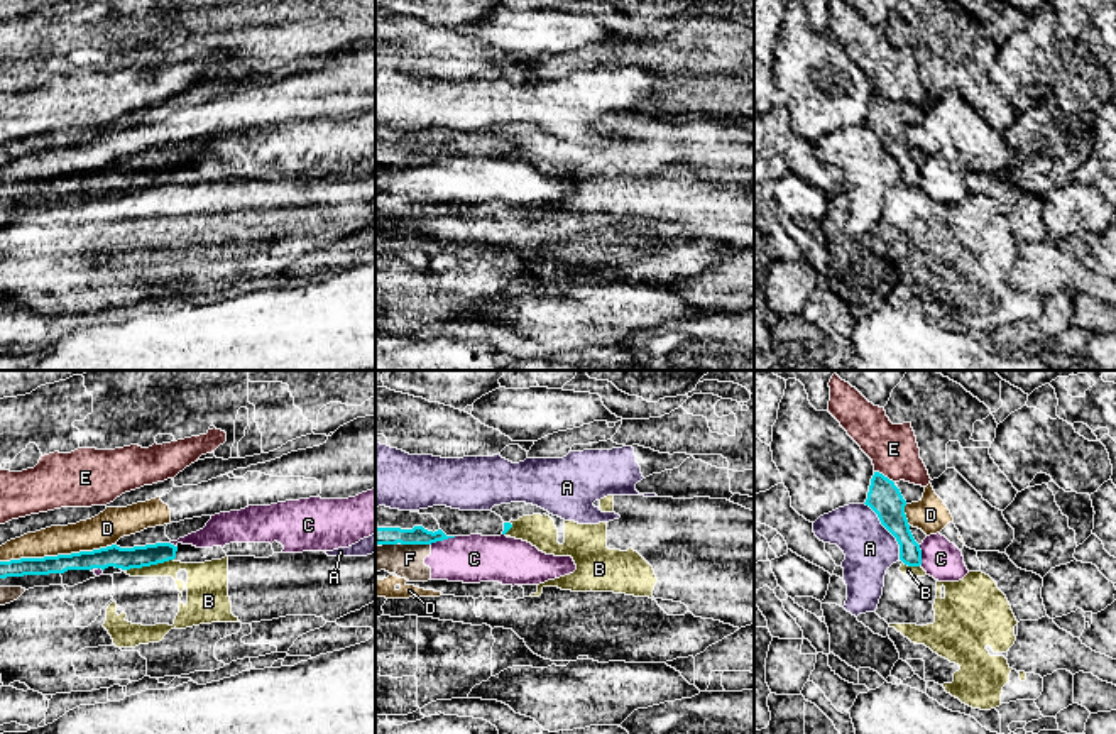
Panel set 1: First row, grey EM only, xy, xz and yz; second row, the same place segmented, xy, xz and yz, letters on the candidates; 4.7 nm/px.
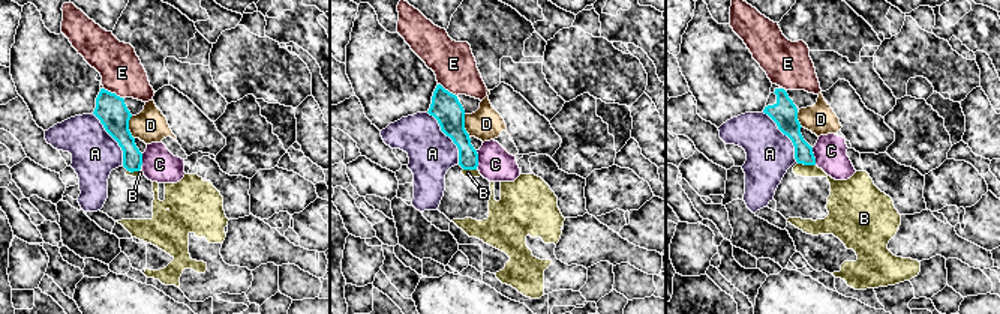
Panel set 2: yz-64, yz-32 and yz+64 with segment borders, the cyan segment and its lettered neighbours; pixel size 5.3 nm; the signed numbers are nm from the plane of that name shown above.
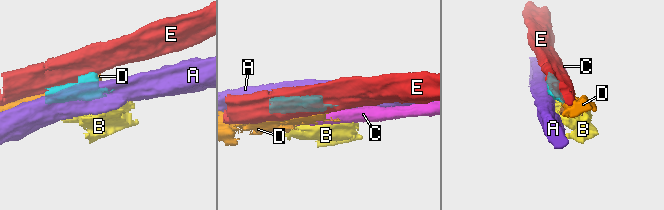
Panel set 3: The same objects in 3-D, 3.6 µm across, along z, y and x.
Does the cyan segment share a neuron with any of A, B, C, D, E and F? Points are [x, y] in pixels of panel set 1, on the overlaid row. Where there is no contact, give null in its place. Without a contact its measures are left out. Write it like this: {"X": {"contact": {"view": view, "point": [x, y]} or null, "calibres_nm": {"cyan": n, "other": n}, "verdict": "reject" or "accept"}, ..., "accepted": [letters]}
{"A": {"contact": {"view": "yz", "point": [888, 530]}, "calibres_nm": {"cyan": 160, "other": 240}, "verdict": "reject"}, "B": {"contact": {"view": "xy", "point": [149, 565]}, "calibres_nm": {"cyan": 110, "other": 130}, "verdict": "reject"}, "C": {"contact": {"view": "xz", "point": [442, 540]}, "calibres_nm": {"cyan": 90, "other": 220}, "verdict": "reject"}, "D": {"contact": {"view": "xy", "point": [58, 555]}, "calibres_nm": {"cyan": 100, "other": 160}, "verdict": "reject"}, "E": {"contact": {"view": "yz", "point": [883, 476]}, "calibres_nm": {"cyan": 160, "other": 240}, "verdict": "reject"}, "F": {"contact": {"view": "xz", "point": [416, 543]}, "calibres_nm": {"cyan": 90, "other": 160}, "verdict": "reject"}, "accepted": []}

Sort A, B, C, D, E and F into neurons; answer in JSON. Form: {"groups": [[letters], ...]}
{"groups": [["A"], ["B"], ["C", "F"], ["D"], ["E"]]}

